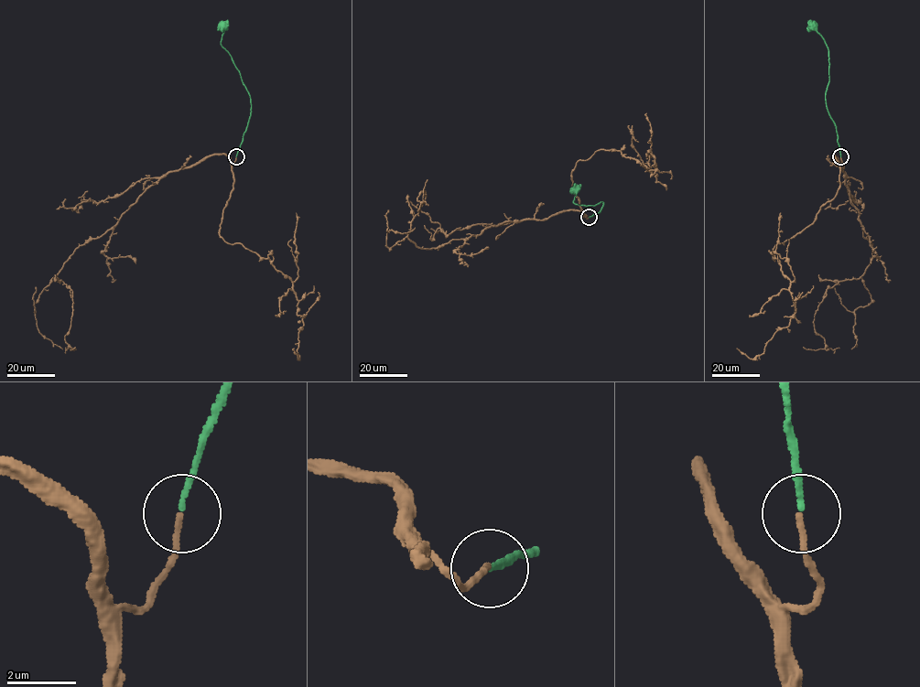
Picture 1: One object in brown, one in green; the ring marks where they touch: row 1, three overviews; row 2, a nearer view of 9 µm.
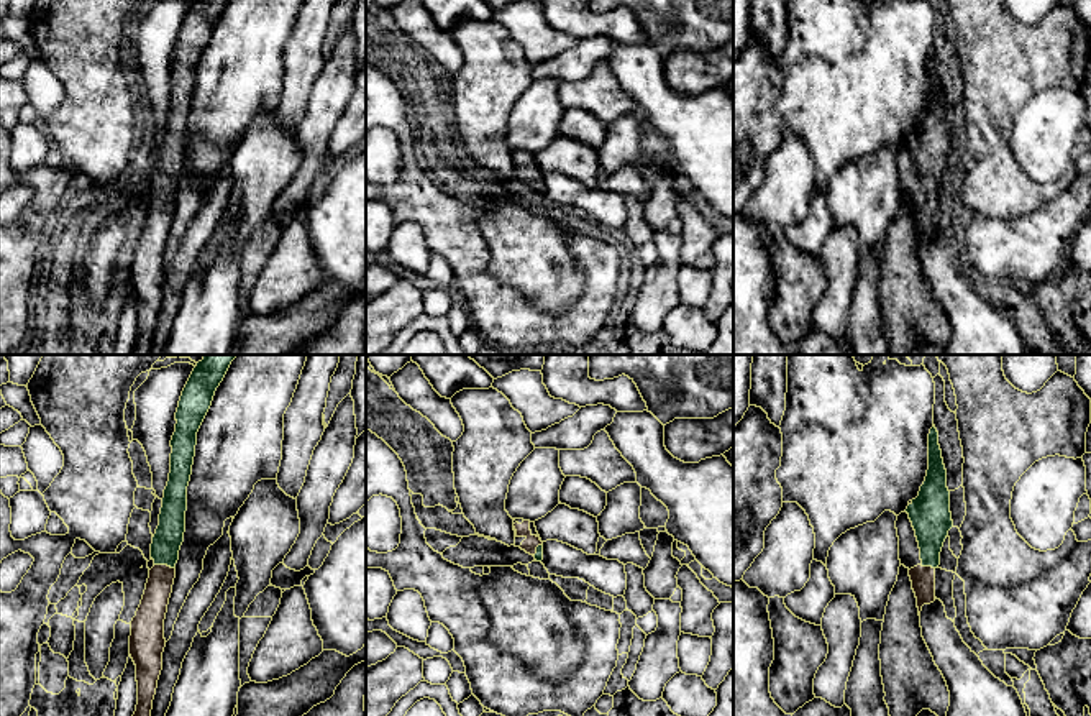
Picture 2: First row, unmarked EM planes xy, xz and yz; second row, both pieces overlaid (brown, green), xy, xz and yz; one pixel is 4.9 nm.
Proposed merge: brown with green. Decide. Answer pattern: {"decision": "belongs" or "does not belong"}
{"decision": "belongs"}

